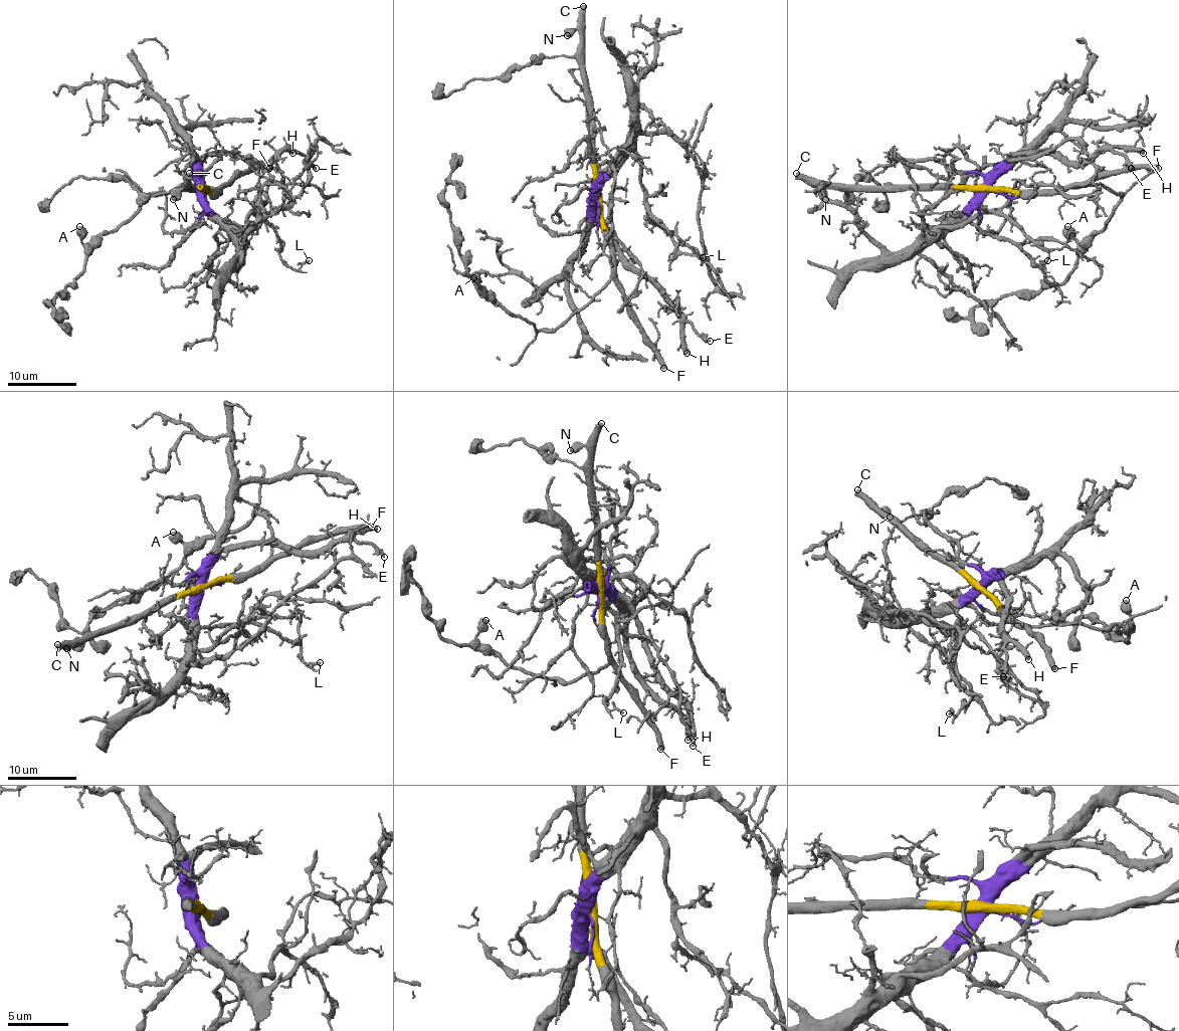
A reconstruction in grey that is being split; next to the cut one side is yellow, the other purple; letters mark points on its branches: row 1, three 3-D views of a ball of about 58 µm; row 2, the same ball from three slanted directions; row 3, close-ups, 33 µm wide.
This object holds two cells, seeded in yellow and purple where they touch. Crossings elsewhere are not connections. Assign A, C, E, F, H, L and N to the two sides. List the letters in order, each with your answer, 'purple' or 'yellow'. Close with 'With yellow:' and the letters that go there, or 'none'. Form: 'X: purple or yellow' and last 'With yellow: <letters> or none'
A: yellow
C: yellow
E: purple
F: yellow
H: purple
L: purple
N: yellow
With yellow: A, C, F, N

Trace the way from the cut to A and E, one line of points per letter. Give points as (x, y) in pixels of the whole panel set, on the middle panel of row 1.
A: (598, 197), (598, 221), (610, 245), (610, 280), (555, 329), (538, 331), (495, 306), (475, 288), (473, 276)
E: (596, 197), (596, 218), (603, 225), (605, 233), (627, 261), (709, 341)

